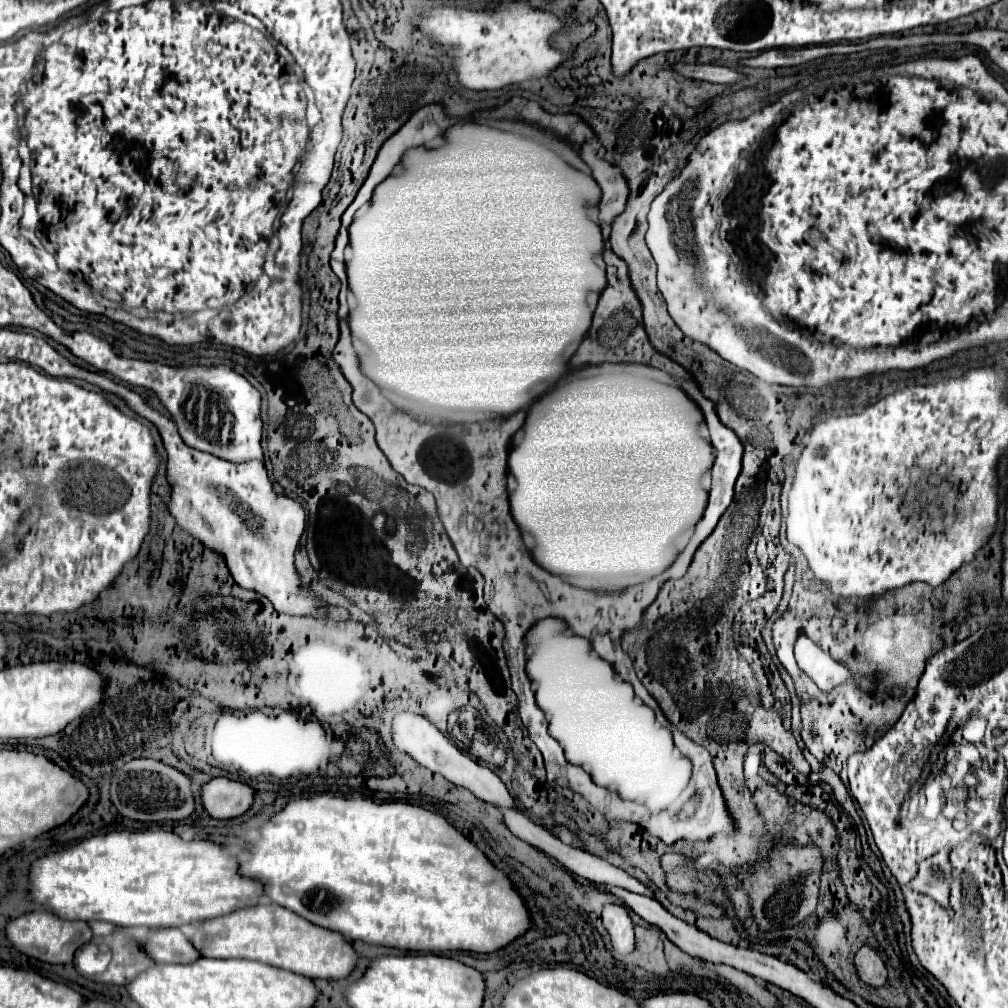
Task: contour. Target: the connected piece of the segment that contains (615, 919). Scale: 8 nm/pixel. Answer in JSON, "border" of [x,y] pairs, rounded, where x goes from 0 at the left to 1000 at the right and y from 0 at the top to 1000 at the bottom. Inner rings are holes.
{"border":[[[600,897],[596,911],[598,919],[606,929],[610,944],[624,946],[630,938],[630,931],[628,931],[628,915],[624,911],[622,901],[618,897]]]}

